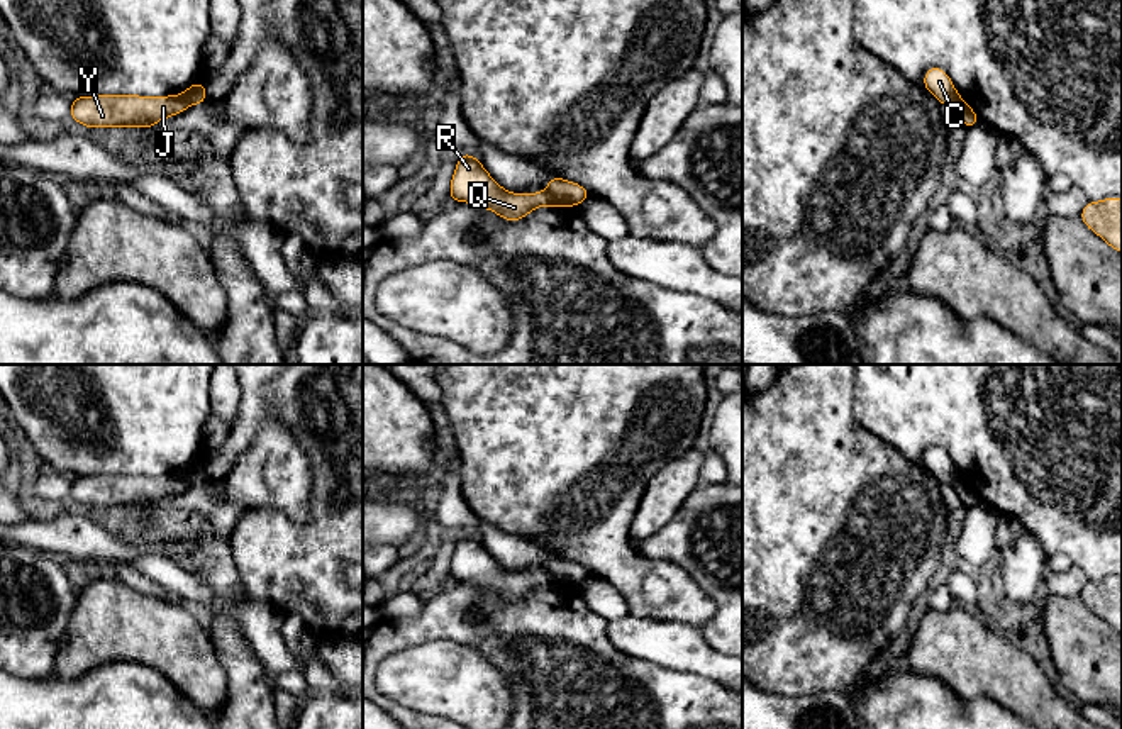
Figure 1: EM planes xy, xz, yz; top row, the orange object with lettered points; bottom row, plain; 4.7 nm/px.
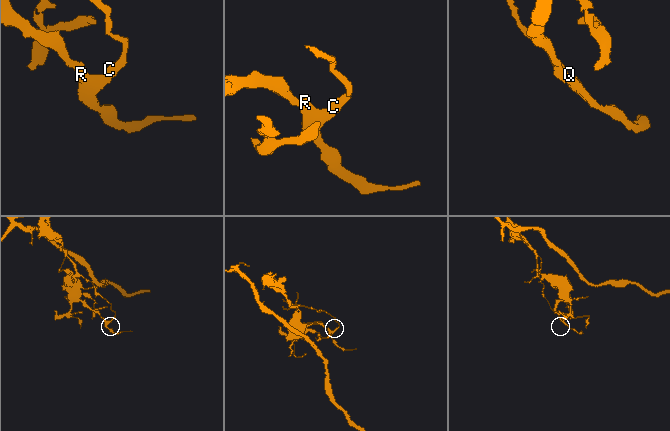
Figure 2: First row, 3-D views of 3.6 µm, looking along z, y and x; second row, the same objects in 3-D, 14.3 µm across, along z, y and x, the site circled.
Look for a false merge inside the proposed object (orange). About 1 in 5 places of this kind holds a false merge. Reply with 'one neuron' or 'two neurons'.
two neurons

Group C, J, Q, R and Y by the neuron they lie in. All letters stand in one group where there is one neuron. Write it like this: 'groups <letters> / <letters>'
groups C / J Q R Y

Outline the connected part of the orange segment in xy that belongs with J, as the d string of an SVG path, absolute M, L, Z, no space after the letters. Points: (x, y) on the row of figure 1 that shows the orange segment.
M88 95L73 97L69 117L88 129L97 127L149 127L158 120L178 115L190 105L178 95Z

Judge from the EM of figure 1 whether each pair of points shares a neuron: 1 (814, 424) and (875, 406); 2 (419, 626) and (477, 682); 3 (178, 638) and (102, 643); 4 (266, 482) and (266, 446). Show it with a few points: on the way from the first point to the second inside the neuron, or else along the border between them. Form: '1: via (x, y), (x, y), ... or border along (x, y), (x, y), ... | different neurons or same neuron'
1: border along (853, 382), (853, 417), (882, 439) | different neurons
2: border along (475, 648), (455, 643), (419, 643), (397, 651) | different neurons
3: via (160, 638), (121, 638) | same neuron
4: via (266, 473), (266, 455) | same neuron

